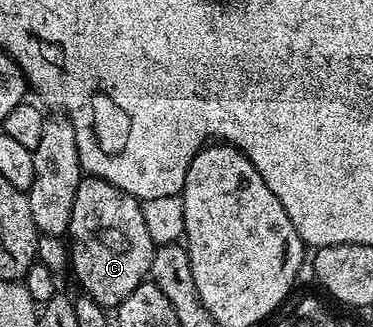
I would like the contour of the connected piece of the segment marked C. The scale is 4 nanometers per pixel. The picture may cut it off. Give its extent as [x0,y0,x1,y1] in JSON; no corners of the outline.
[69,177,156,309]

